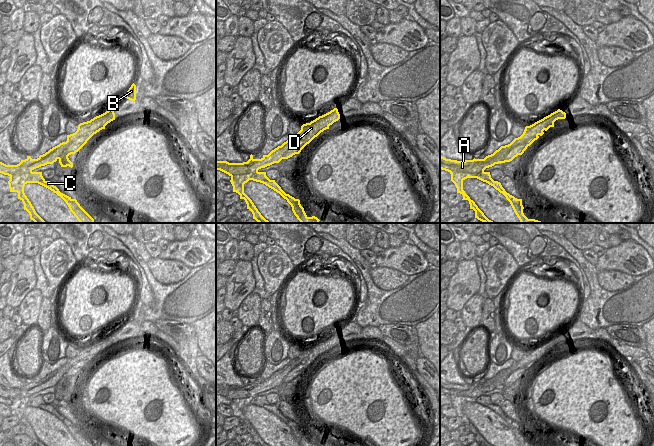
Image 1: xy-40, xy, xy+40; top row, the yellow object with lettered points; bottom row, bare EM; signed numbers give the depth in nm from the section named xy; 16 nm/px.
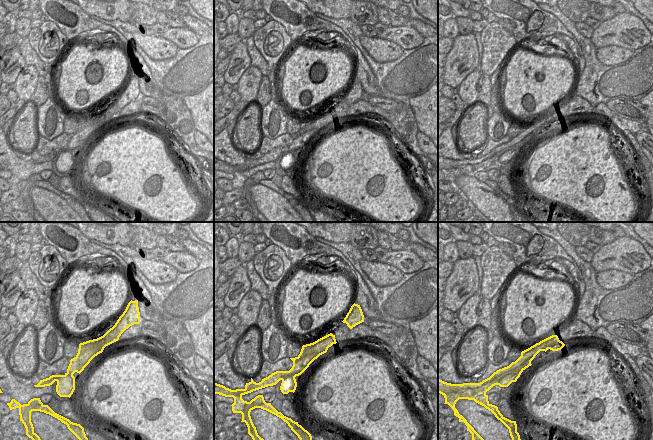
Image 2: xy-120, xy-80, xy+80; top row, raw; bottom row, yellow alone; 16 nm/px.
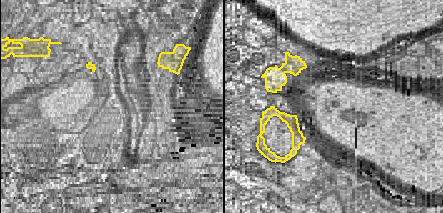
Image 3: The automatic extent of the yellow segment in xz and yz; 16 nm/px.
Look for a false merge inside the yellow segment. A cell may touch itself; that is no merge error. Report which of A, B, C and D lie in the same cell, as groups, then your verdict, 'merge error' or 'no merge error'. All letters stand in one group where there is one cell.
A C / B D | merge error

